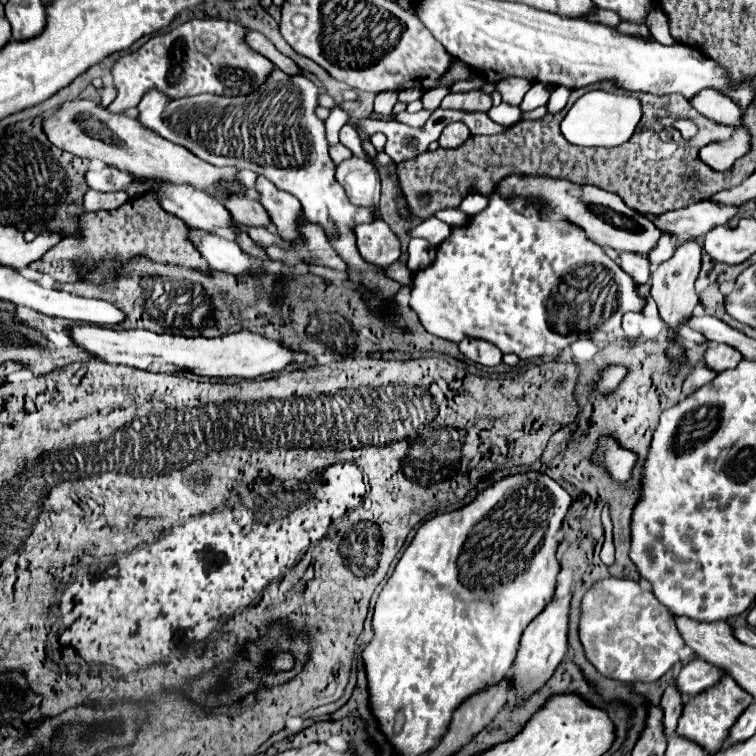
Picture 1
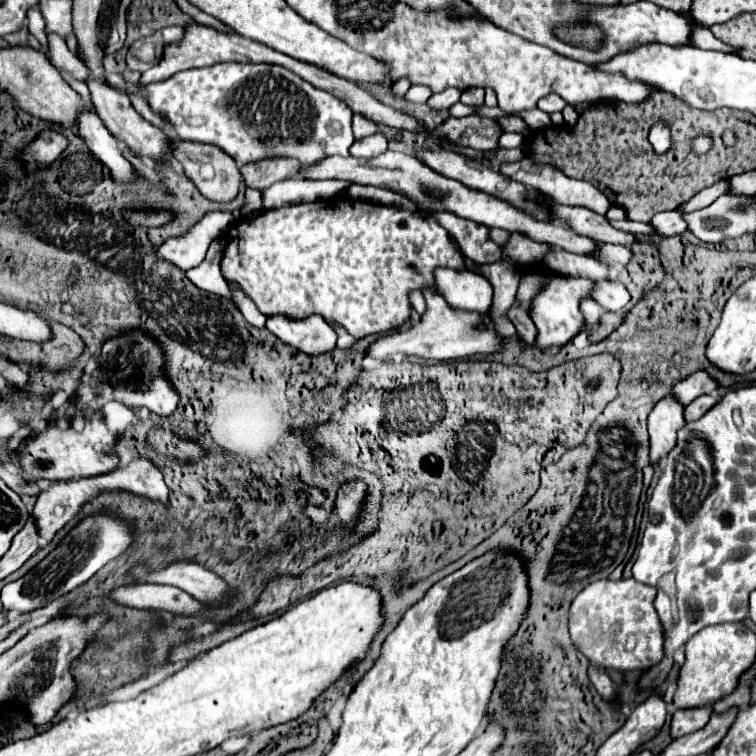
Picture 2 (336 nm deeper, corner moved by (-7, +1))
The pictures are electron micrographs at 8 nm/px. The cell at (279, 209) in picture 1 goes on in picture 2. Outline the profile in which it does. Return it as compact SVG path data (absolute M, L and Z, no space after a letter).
M263 159L259 163L243 165L241 175L247 187L265 191L275 181L283 181L299 175L299 163L295 163L293 159Z

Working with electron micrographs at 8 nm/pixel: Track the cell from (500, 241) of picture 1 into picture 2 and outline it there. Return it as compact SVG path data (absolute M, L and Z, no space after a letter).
M543 265L529 267L527 271L533 271L535 275L543 275L545 285L533 299L529 307L529 315L537 327L537 337L535 337L535 349L543 351L547 347L565 347L585 325L585 317L581 313L581 301L591 299L595 281L591 279L581 279L573 275L561 275L545 269Z

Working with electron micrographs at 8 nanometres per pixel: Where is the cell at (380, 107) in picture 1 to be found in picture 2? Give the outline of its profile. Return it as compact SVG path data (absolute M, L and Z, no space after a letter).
M412 85L404 97L408 102L425 103L432 94L431 89L425 85Z

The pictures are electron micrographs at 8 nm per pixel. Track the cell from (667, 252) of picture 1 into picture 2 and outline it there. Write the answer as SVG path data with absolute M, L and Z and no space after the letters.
M599 243L599 247L601 249L597 253L593 253L593 257L597 257L599 261L605 261L609 265L615 263L615 261L627 265L631 255L633 255L633 251L629 247L623 247L623 245L605 245L605 243Z

